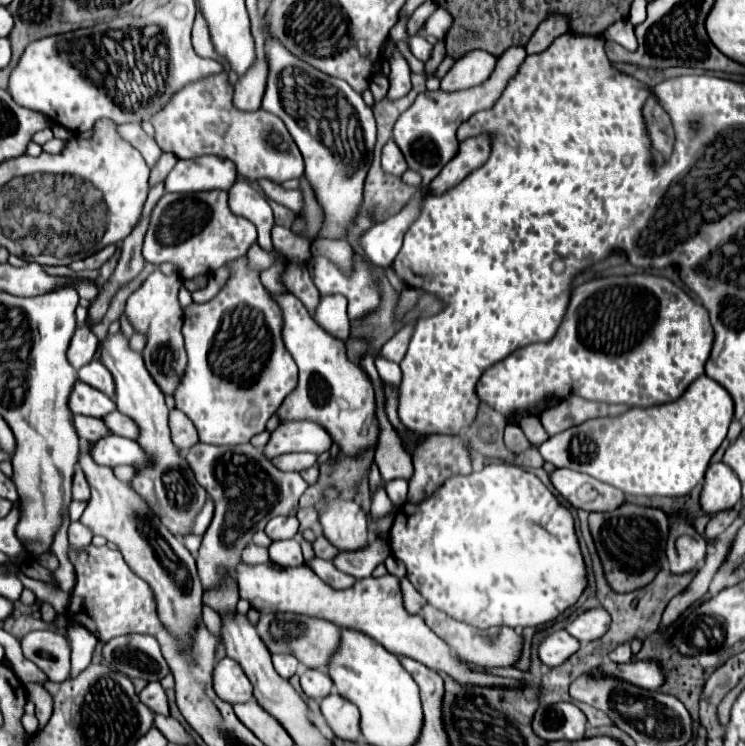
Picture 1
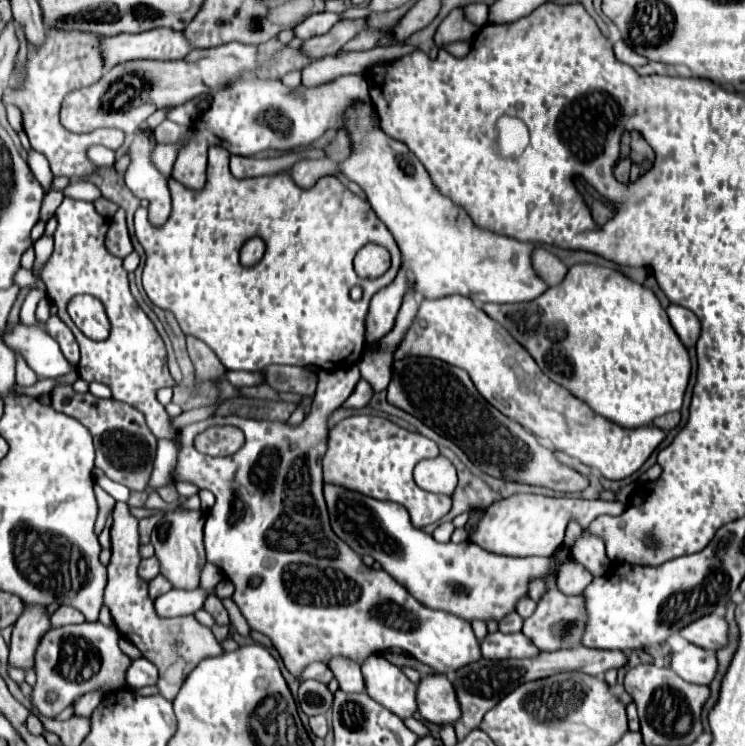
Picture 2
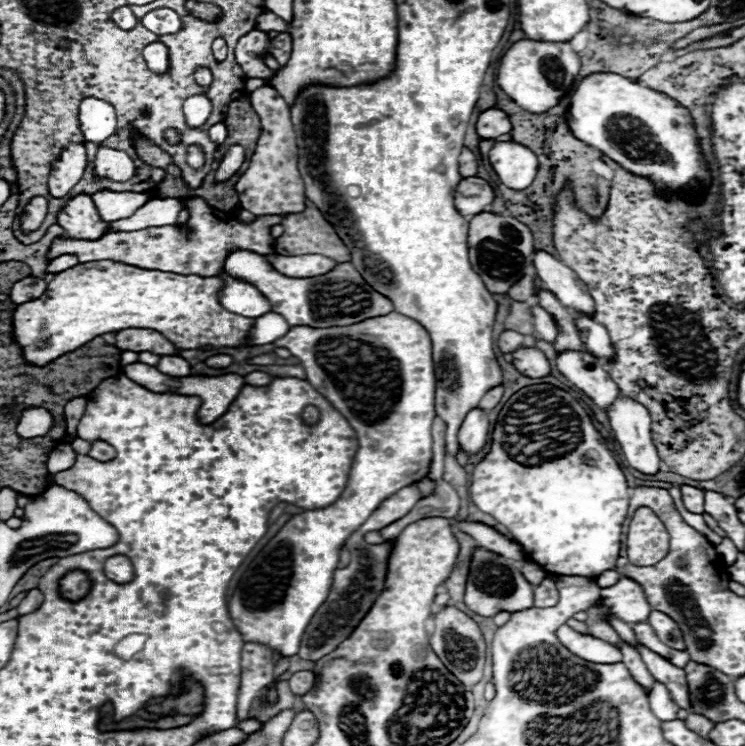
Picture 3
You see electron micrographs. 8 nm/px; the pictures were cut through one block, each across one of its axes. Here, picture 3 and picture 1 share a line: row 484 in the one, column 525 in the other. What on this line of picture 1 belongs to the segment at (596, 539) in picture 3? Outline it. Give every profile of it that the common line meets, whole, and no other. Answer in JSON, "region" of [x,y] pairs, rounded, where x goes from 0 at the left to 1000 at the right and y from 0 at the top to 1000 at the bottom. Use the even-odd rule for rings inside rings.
{"region":[[[655,622],[644,633],[634,633],[631,638],[599,643],[596,651],[566,676],[542,676],[534,684],[529,702],[523,708],[523,735],[526,735],[526,743],[545,756],[548,777],[572,802],[574,810],[599,820],[609,831],[626,834],[626,836],[644,842],[644,845],[652,845],[660,839],[709,842],[709,839],[725,839],[725,836],[741,834],[760,815],[770,812],[789,786],[789,767],[787,767],[784,745],[781,745],[781,737],[776,729],[776,718],[770,710],[770,694],[768,694],[765,684],[749,673],[749,668],[725,646],[725,641],[719,641],[714,633],[709,633],[698,625],[690,625],[690,622]]]}

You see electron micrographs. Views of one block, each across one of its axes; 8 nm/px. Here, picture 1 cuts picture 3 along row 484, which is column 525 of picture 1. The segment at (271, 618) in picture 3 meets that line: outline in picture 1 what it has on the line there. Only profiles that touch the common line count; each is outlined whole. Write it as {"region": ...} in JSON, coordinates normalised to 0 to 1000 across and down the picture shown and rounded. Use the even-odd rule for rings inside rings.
{"region":[[[875,367],[800,373],[768,389],[762,416],[741,456],[695,466],[682,480],[658,491],[647,501],[639,525],[647,539],[658,542],[677,558],[693,550],[706,550],[709,544],[722,542],[730,531],[757,536],[765,528],[813,542],[881,544],[913,534],[926,512],[945,501],[956,458],[958,442],[948,413],[932,405],[897,373]]]}

